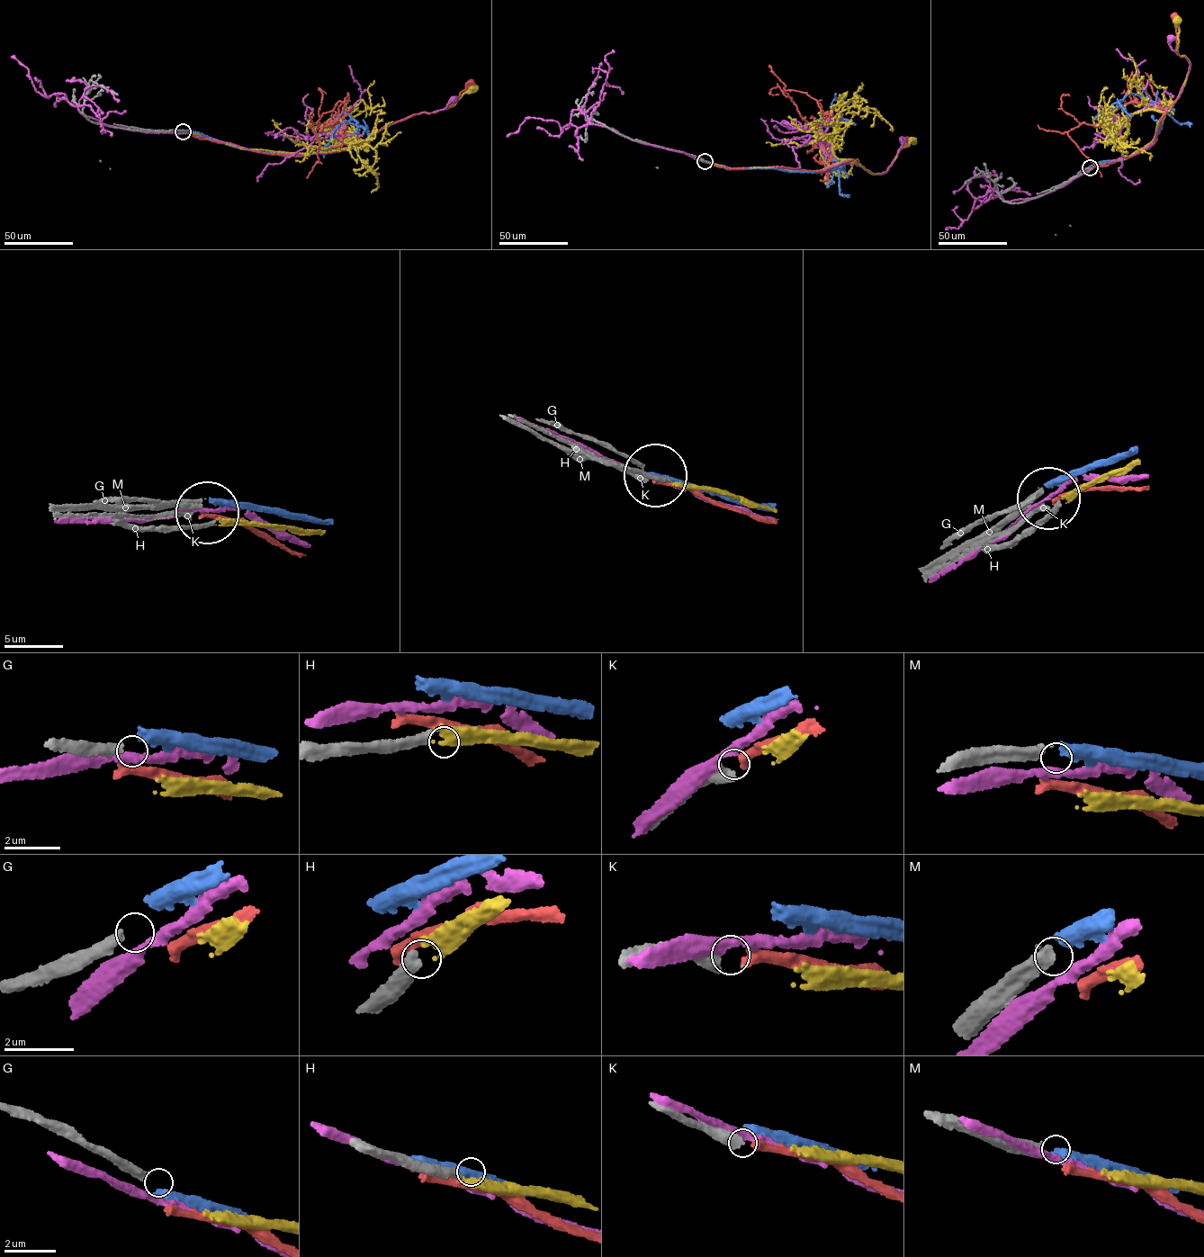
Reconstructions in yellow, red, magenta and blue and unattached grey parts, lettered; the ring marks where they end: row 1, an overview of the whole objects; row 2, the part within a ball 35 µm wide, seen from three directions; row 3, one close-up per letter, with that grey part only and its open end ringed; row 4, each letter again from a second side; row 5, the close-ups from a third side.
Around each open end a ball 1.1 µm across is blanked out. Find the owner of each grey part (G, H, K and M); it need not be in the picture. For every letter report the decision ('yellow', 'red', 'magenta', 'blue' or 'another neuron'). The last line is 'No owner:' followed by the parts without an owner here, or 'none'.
G: another neuron
H: yellow
K: red
M: blue
No owner: G

